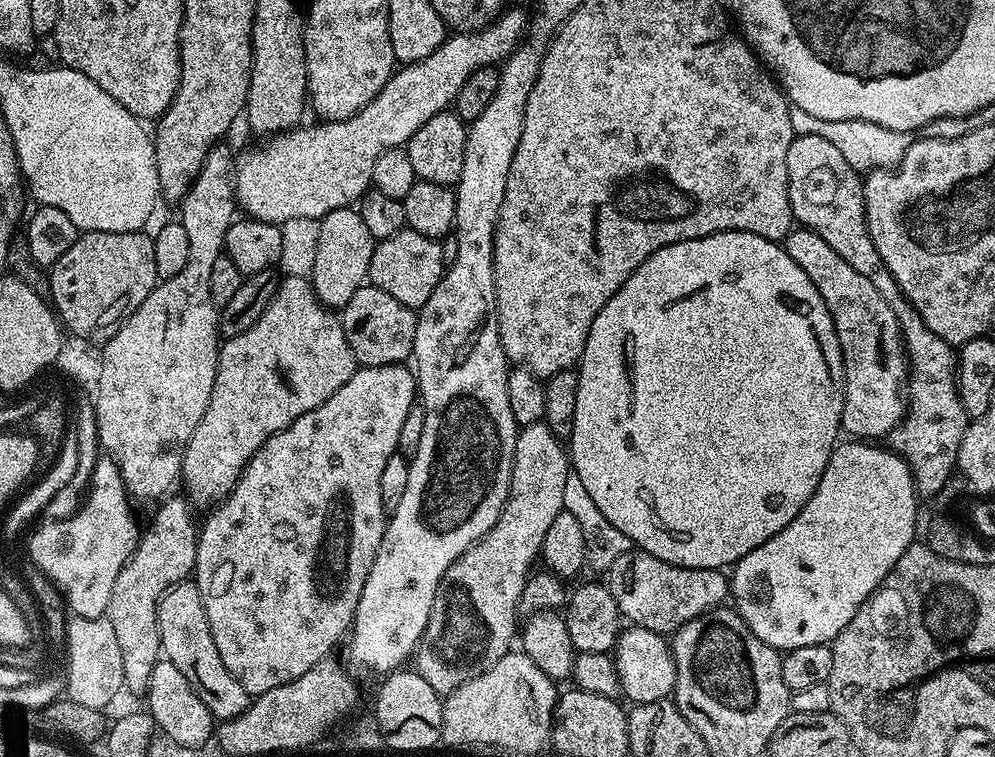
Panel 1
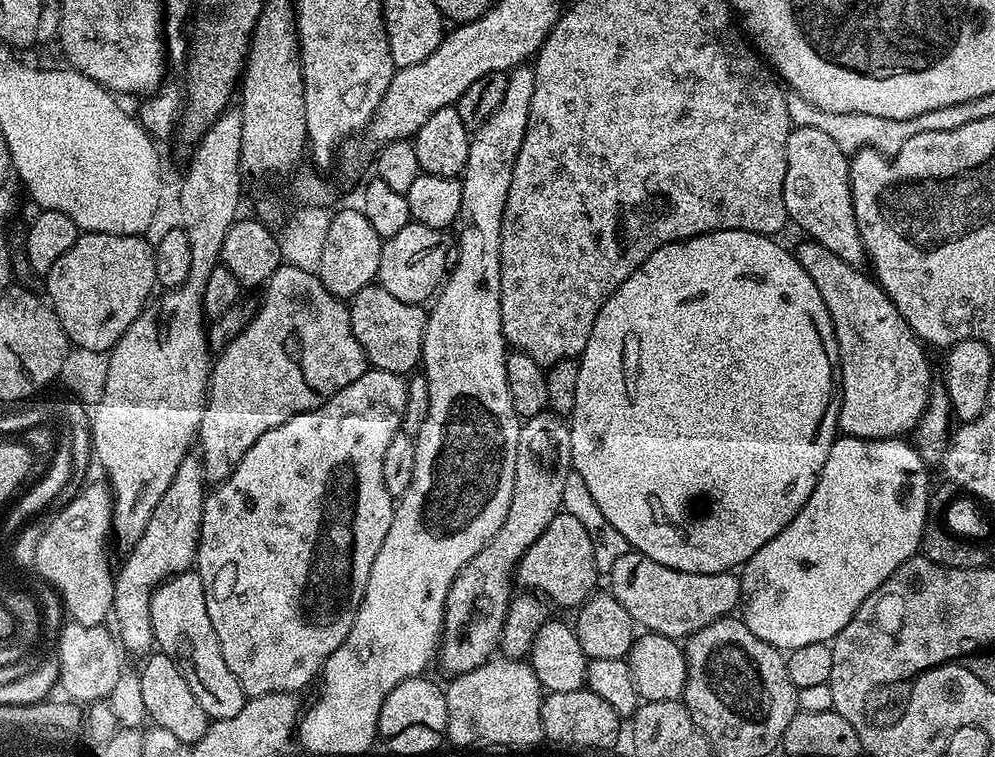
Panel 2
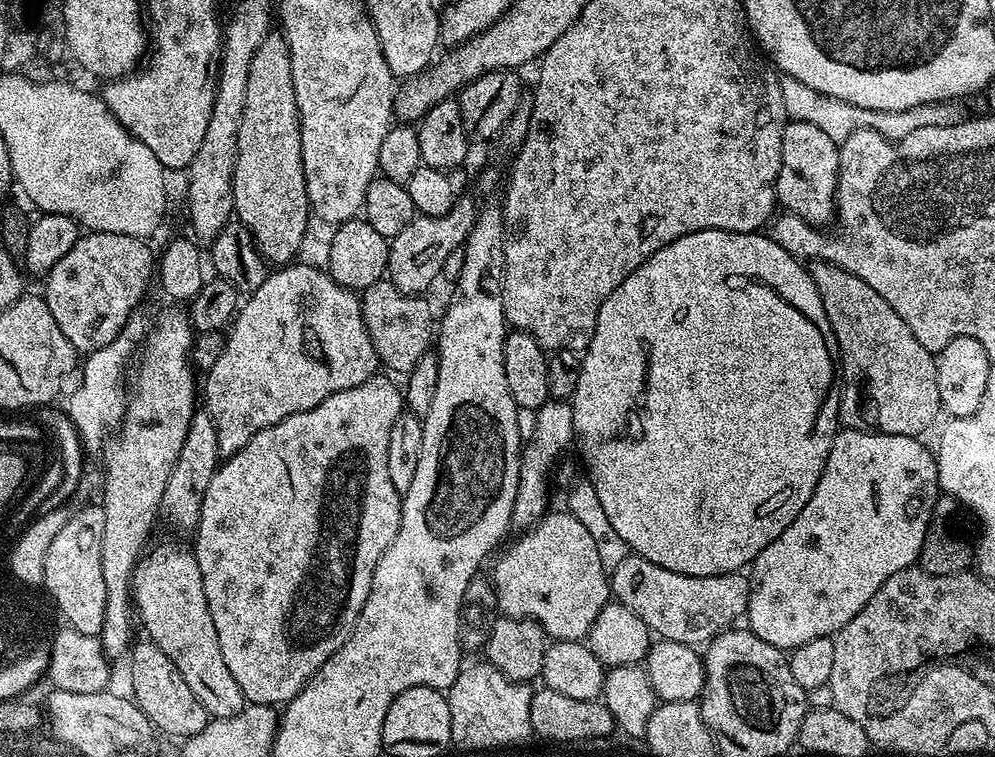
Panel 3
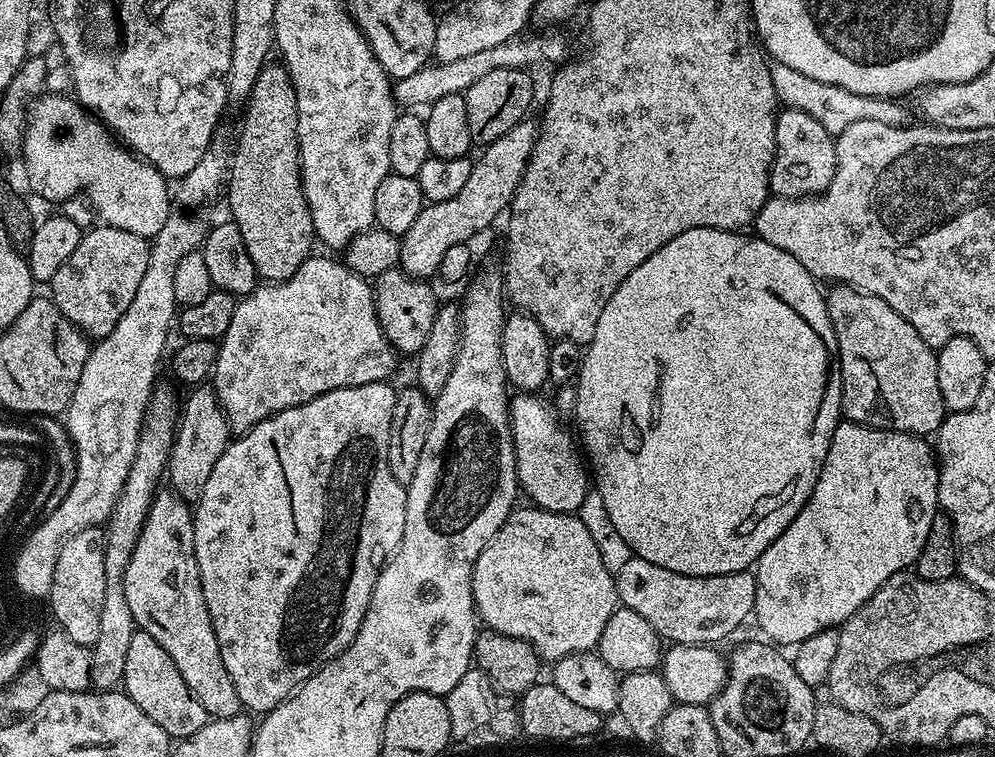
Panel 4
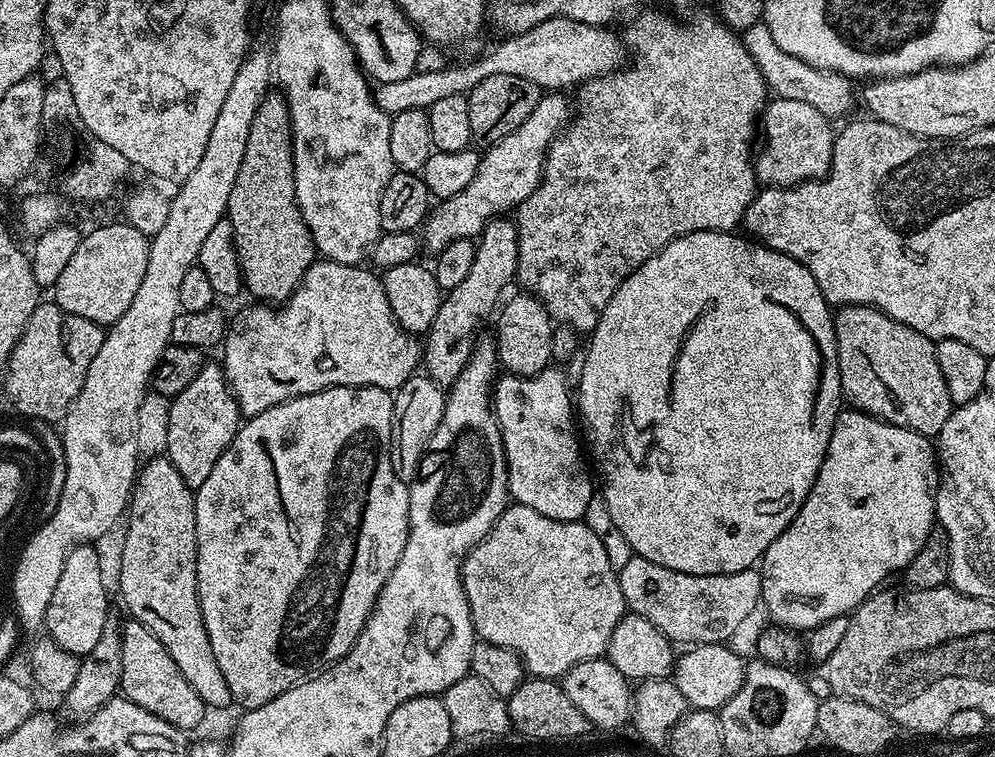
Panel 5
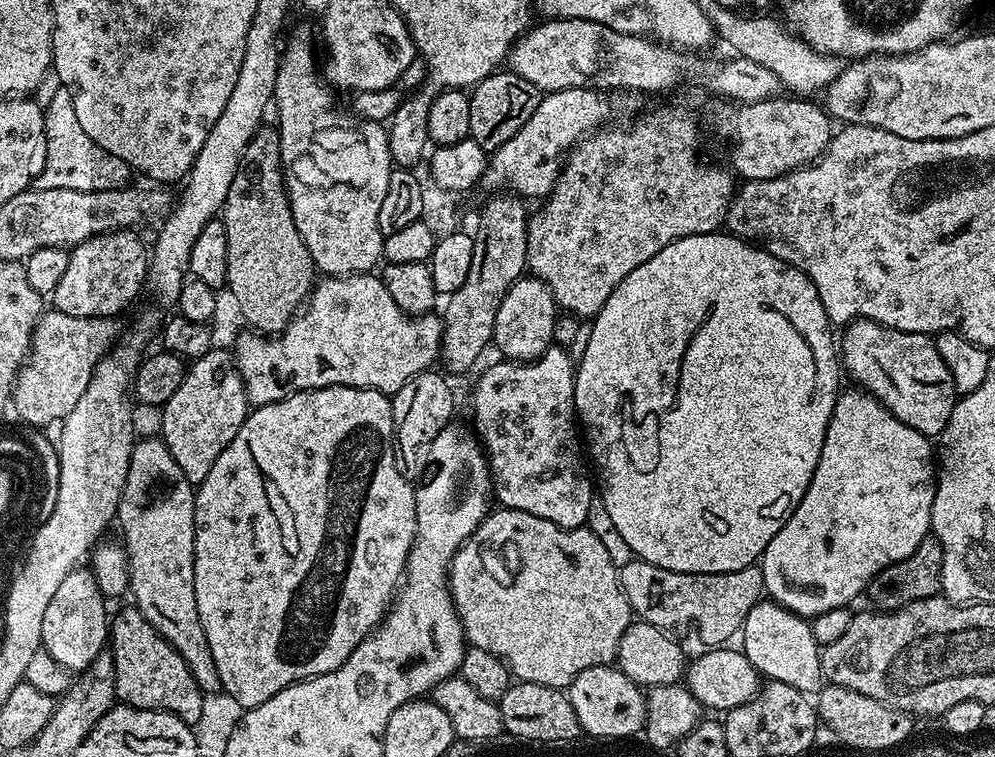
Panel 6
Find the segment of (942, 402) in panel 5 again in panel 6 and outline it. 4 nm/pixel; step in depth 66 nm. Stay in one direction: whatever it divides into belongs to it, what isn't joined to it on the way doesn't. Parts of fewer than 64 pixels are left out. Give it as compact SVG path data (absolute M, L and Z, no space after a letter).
M853 320L843 329L844 337L838 340L838 355L845 373L853 376L857 385L871 392L898 422L906 422L914 430L929 438L939 437L940 431L947 426L952 417L952 408L956 405L958 393L954 386L954 378L942 362L942 354L938 354L936 341L932 336L923 336L917 332L894 330L890 326L882 326L873 320Z

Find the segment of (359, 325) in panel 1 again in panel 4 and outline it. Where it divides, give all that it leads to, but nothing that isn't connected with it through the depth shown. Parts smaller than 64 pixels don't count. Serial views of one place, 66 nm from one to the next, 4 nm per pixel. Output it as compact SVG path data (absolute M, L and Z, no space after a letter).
M399 267L386 270L374 278L372 297L376 307L376 320L382 326L382 334L386 334L397 353L420 352L422 342L426 342L426 334L430 334L430 326L434 326L438 299L428 284L431 283L408 276Z

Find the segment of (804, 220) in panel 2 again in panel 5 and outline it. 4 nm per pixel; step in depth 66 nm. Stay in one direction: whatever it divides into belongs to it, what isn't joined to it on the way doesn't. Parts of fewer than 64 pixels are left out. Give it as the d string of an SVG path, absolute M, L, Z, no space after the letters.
M769 99L758 125L762 139L754 156L757 181L769 188L792 188L808 180L823 180L832 168L836 141L832 124L829 117L818 114L818 110L806 102Z

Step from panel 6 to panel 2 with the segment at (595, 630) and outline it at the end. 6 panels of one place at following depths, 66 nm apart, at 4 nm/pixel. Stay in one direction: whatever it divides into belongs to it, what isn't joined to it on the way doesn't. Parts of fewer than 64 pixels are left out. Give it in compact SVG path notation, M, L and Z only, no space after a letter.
M561 511L542 530L542 534L524 551L514 573L521 589L539 594L545 601L560 608L579 609L580 605L597 591L598 573L594 566L594 546L590 534L580 525L574 514Z

